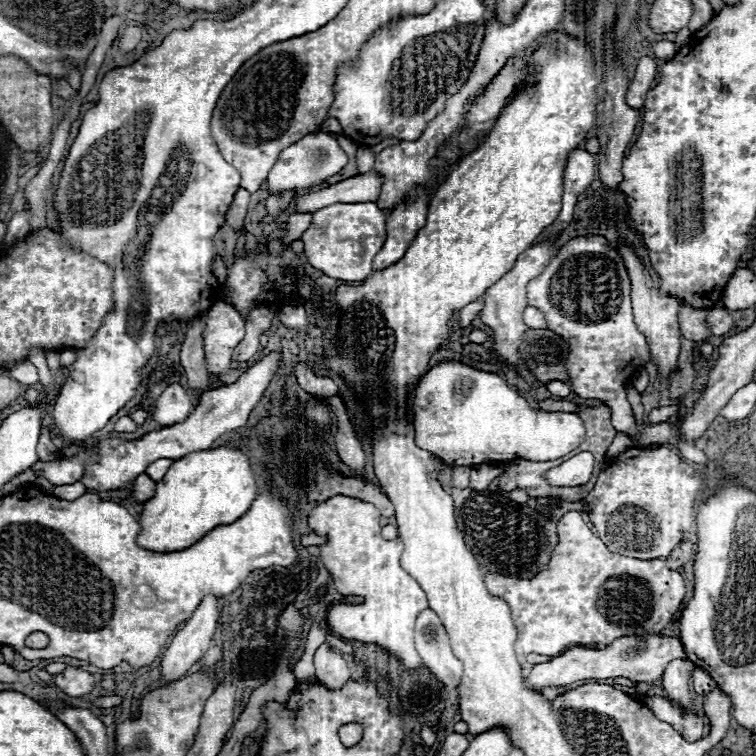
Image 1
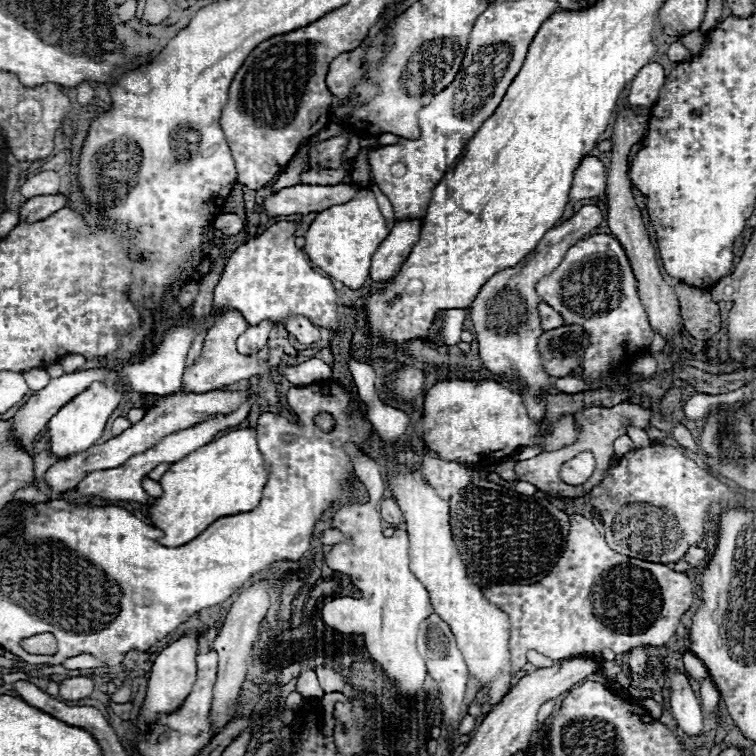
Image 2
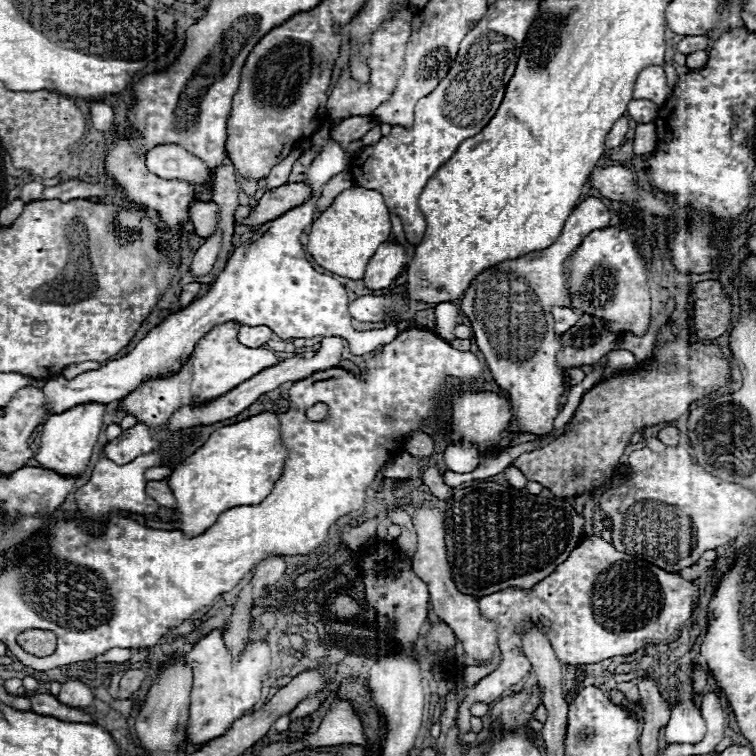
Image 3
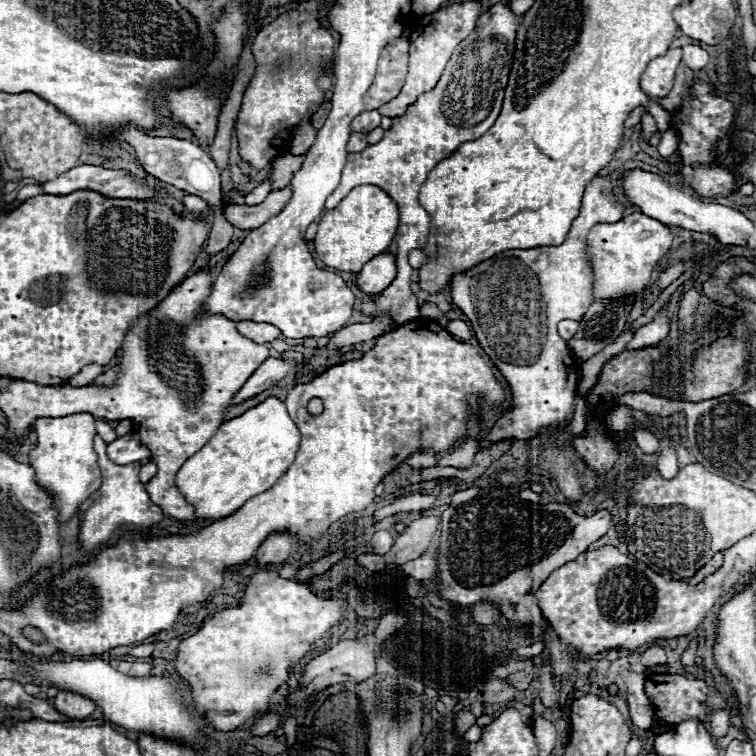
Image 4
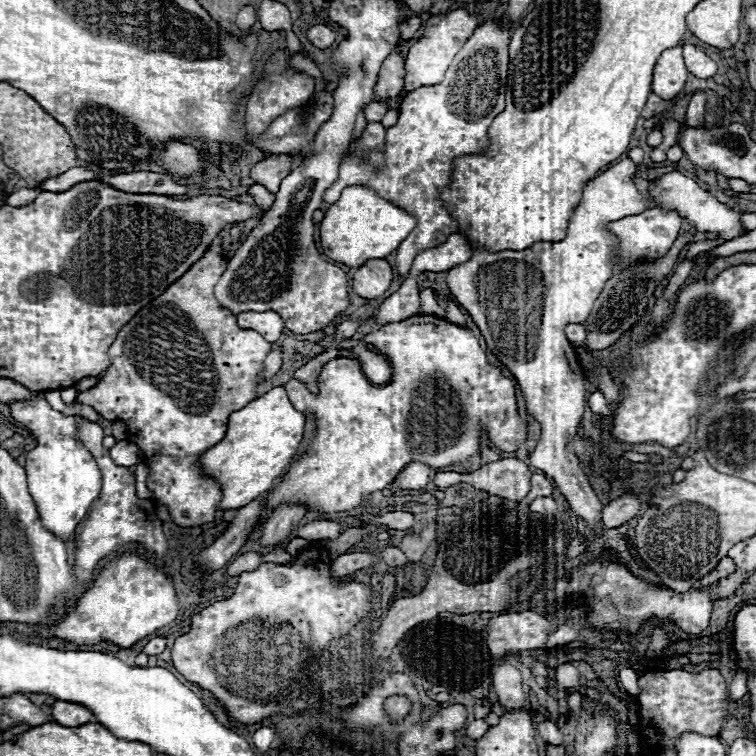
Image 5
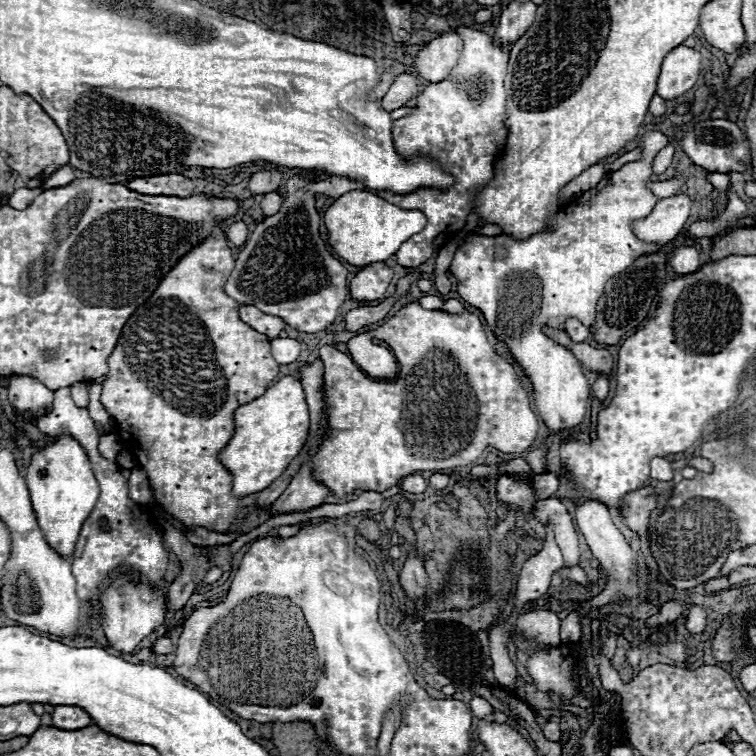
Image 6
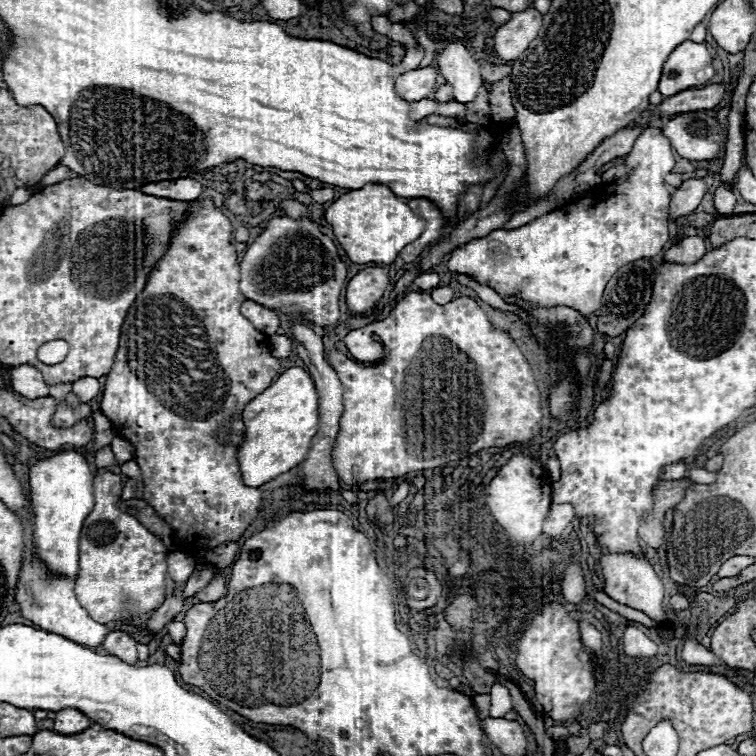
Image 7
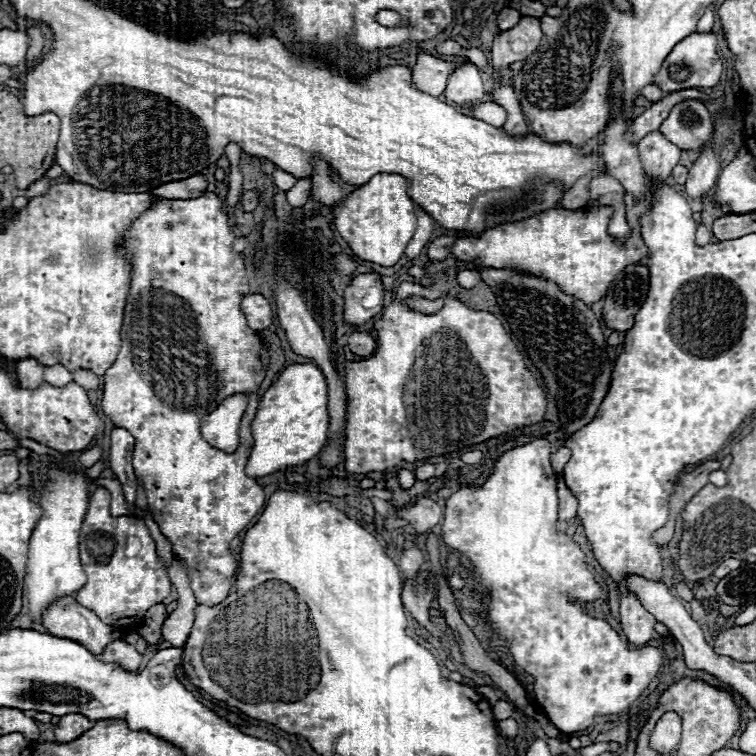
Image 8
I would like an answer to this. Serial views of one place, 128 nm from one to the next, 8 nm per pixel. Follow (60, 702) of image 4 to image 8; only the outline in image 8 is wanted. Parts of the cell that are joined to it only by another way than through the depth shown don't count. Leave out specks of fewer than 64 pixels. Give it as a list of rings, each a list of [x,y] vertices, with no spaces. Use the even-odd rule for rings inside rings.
[[[66,714],[60,718],[58,726],[56,726],[56,742],[64,744],[64,742],[72,742],[76,740],[80,734],[84,734],[86,730],[90,730],[94,726],[94,722],[86,716],[80,714]]]

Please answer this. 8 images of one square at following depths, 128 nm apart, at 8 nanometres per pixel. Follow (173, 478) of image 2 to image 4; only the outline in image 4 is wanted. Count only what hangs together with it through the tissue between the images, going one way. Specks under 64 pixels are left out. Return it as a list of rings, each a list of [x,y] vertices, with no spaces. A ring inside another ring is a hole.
[[[270,396],[242,416],[224,422],[218,434],[182,464],[176,484],[186,500],[196,506],[198,518],[226,518],[252,496],[270,490],[294,462],[298,446],[300,432],[286,404]]]

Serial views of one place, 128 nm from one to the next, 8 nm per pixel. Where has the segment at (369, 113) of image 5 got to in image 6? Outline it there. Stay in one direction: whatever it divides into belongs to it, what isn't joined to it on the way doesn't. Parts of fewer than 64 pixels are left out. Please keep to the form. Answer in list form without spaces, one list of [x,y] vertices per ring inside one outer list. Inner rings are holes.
[[[400,74],[392,82],[386,96],[382,98],[382,108],[396,110],[396,108],[406,106],[408,102],[412,102],[418,96],[422,86],[424,86],[424,82],[420,80],[420,76],[416,76],[416,74]]]

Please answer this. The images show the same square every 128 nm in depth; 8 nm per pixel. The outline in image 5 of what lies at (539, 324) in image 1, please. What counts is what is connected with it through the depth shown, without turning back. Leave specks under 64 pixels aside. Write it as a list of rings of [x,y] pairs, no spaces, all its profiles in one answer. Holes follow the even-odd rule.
[[[568,324],[566,326],[566,336],[574,346],[582,346],[586,340],[586,330],[582,324]]]

